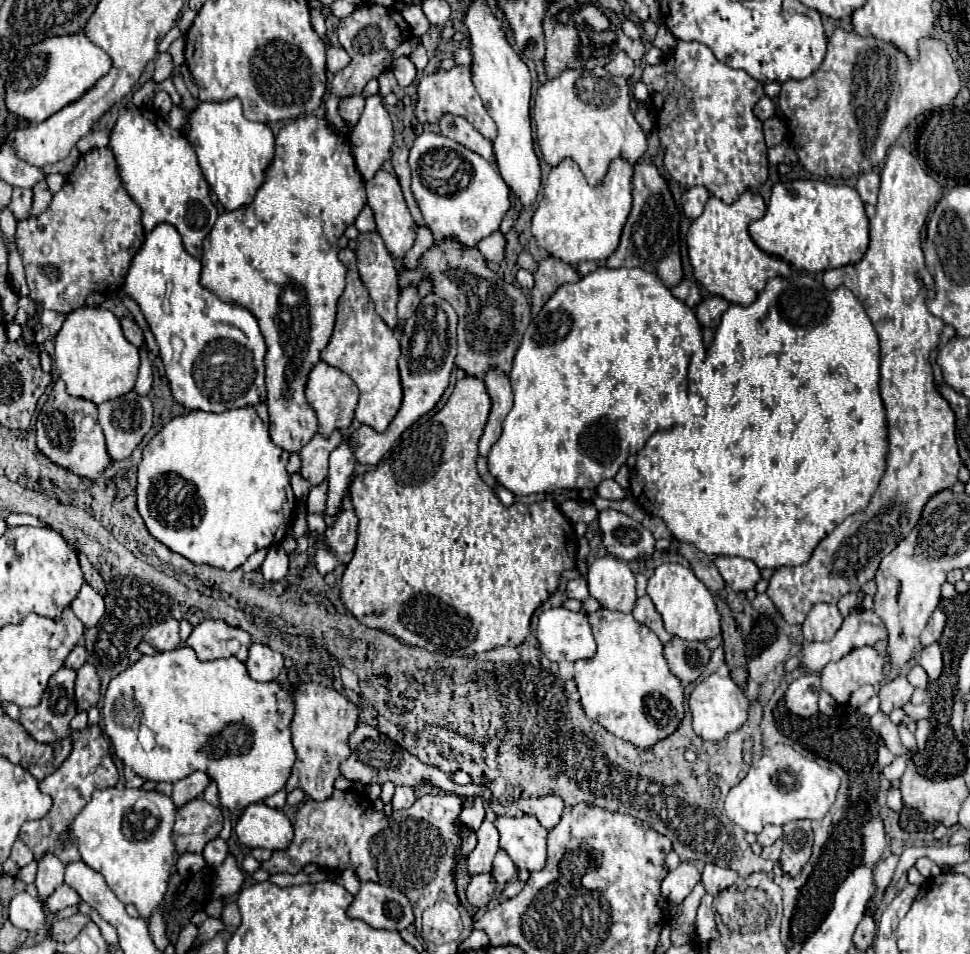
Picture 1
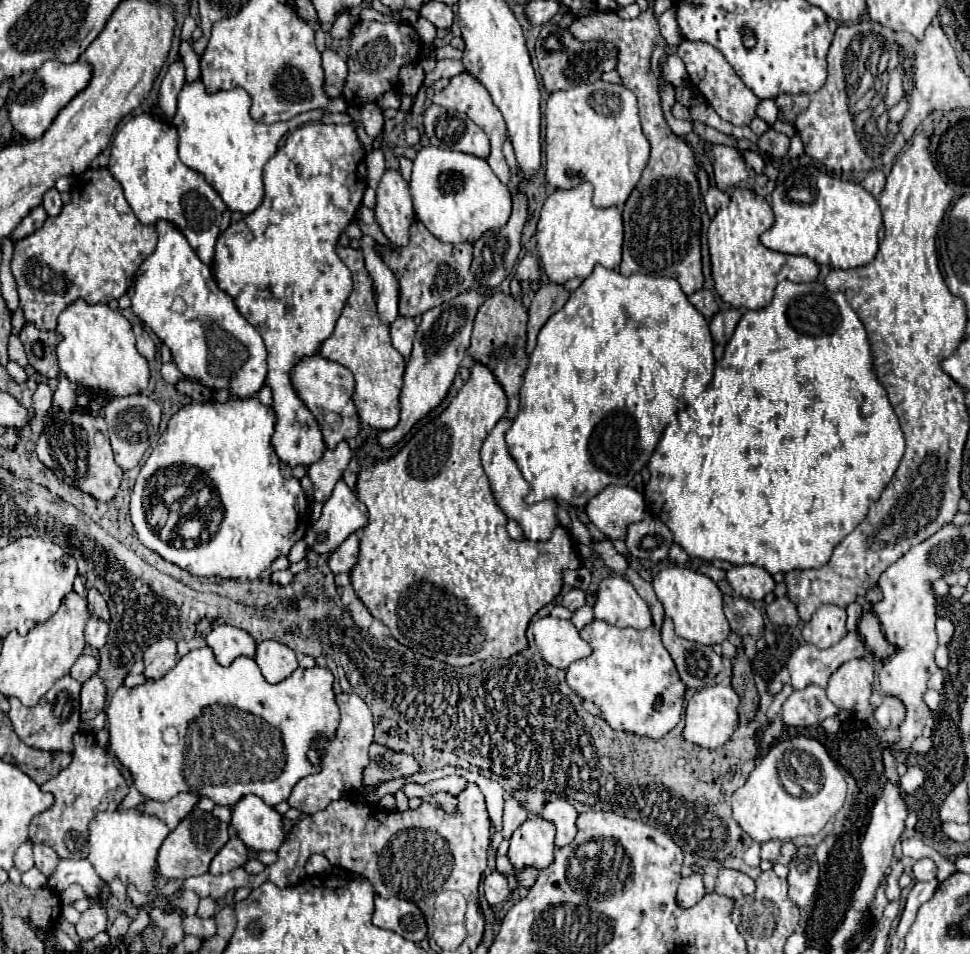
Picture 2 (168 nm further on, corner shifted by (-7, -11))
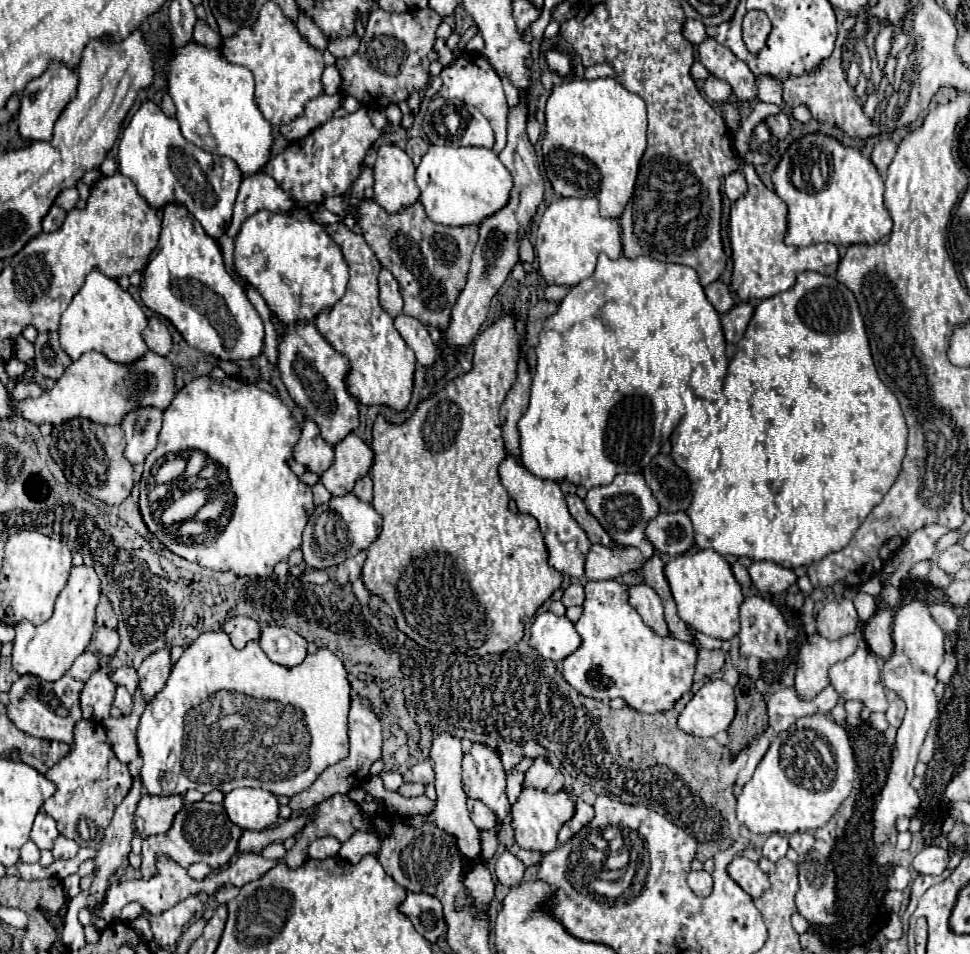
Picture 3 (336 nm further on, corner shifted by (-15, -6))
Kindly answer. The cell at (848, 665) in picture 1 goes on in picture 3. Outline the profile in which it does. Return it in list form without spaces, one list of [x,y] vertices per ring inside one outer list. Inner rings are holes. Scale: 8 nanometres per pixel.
[[[857,648],[849,658],[833,664],[829,678],[843,700],[861,700],[871,712],[887,710],[881,672],[869,648]]]

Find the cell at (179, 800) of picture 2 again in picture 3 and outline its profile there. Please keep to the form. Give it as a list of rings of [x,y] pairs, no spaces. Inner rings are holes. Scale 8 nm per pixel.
[[[145,794],[135,812],[135,832],[141,838],[163,834],[171,828],[175,812],[183,808],[181,796],[151,796]]]

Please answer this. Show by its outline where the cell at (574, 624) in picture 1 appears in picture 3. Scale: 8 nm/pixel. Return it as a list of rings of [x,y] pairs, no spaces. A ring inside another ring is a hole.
[[[543,612],[535,618],[529,630],[529,646],[535,648],[543,658],[565,660],[581,644],[573,622],[553,612]]]

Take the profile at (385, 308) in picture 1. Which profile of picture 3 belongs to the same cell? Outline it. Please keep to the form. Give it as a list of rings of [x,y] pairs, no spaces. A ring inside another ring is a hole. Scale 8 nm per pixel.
[[[381,270],[379,272],[379,290],[381,290],[381,308],[391,316],[397,318],[403,312],[403,298],[399,292],[399,284],[397,280],[391,276],[389,270]]]

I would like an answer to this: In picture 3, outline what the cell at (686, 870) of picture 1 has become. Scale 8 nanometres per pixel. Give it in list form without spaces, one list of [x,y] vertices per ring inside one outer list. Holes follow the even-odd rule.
[[[699,870],[699,872],[691,872],[689,874],[689,886],[697,896],[709,896],[713,890],[713,878],[709,872]]]

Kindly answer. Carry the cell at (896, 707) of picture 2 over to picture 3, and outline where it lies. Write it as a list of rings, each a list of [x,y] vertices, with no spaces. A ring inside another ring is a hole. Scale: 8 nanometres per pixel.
[[[901,698],[893,700],[893,702],[889,704],[889,710],[887,710],[885,716],[887,716],[887,722],[889,722],[891,726],[899,728],[899,726],[901,726],[901,720],[903,720],[903,716],[905,716],[905,704],[903,704],[903,700],[901,700]]]

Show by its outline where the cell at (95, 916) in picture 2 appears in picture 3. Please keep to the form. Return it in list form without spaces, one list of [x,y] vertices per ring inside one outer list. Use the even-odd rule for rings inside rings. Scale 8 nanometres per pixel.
[[[135,776],[129,794],[115,808],[111,824],[105,828],[105,836],[95,856],[97,872],[95,872],[91,892],[89,892],[89,906],[95,906],[103,900],[107,884],[111,884],[113,874],[117,872],[121,864],[125,864],[125,858],[131,852],[131,838],[133,838],[131,822],[135,816],[135,808],[141,800],[141,792],[143,792],[143,784],[139,776]]]

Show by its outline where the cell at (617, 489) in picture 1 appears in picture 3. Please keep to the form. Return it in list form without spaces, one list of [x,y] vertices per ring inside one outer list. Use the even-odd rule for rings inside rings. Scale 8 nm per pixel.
[[[629,472],[617,474],[611,484],[589,488],[583,502],[589,510],[589,514],[597,518],[597,522],[605,528],[605,532],[611,536],[611,540],[615,544],[637,546],[645,558],[651,558],[655,554],[653,544],[645,538],[645,528],[659,514],[659,504],[641,474],[629,474]]]

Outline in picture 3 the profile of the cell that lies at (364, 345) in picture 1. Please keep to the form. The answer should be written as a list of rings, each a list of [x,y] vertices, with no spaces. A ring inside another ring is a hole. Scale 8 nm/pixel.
[[[343,222],[325,224],[327,234],[337,242],[343,258],[349,264],[349,282],[343,298],[331,306],[331,310],[315,316],[315,326],[319,334],[343,356],[347,356],[351,368],[347,372],[345,384],[351,396],[361,404],[387,404],[395,410],[405,410],[411,400],[413,390],[413,370],[415,354],[405,344],[401,334],[393,326],[393,318],[383,312],[379,304],[377,274],[381,270],[379,260],[367,246],[361,234],[349,230]],[[327,332],[327,334],[325,334]]]

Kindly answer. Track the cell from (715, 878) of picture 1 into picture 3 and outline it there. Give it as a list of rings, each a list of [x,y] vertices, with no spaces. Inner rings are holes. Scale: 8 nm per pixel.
[[[733,858],[727,872],[751,898],[759,898],[771,886],[769,876],[757,866],[757,862],[751,862],[749,858]]]

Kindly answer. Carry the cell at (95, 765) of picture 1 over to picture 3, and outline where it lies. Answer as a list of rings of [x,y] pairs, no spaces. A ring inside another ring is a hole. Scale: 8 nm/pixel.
[[[79,720],[75,724],[75,742],[71,750],[53,764],[45,776],[57,786],[57,790],[43,804],[43,810],[57,820],[63,836],[75,840],[81,848],[97,848],[115,808],[127,796],[133,782],[127,764],[119,762],[111,750],[103,724],[95,720]]]

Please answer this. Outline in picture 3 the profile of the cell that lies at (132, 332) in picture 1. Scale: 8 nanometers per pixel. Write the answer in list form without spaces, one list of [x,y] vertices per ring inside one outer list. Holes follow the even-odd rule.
[[[157,316],[149,318],[149,326],[143,330],[143,340],[149,346],[149,350],[153,350],[161,356],[167,356],[173,346],[173,338],[171,338],[167,324],[161,322]]]

